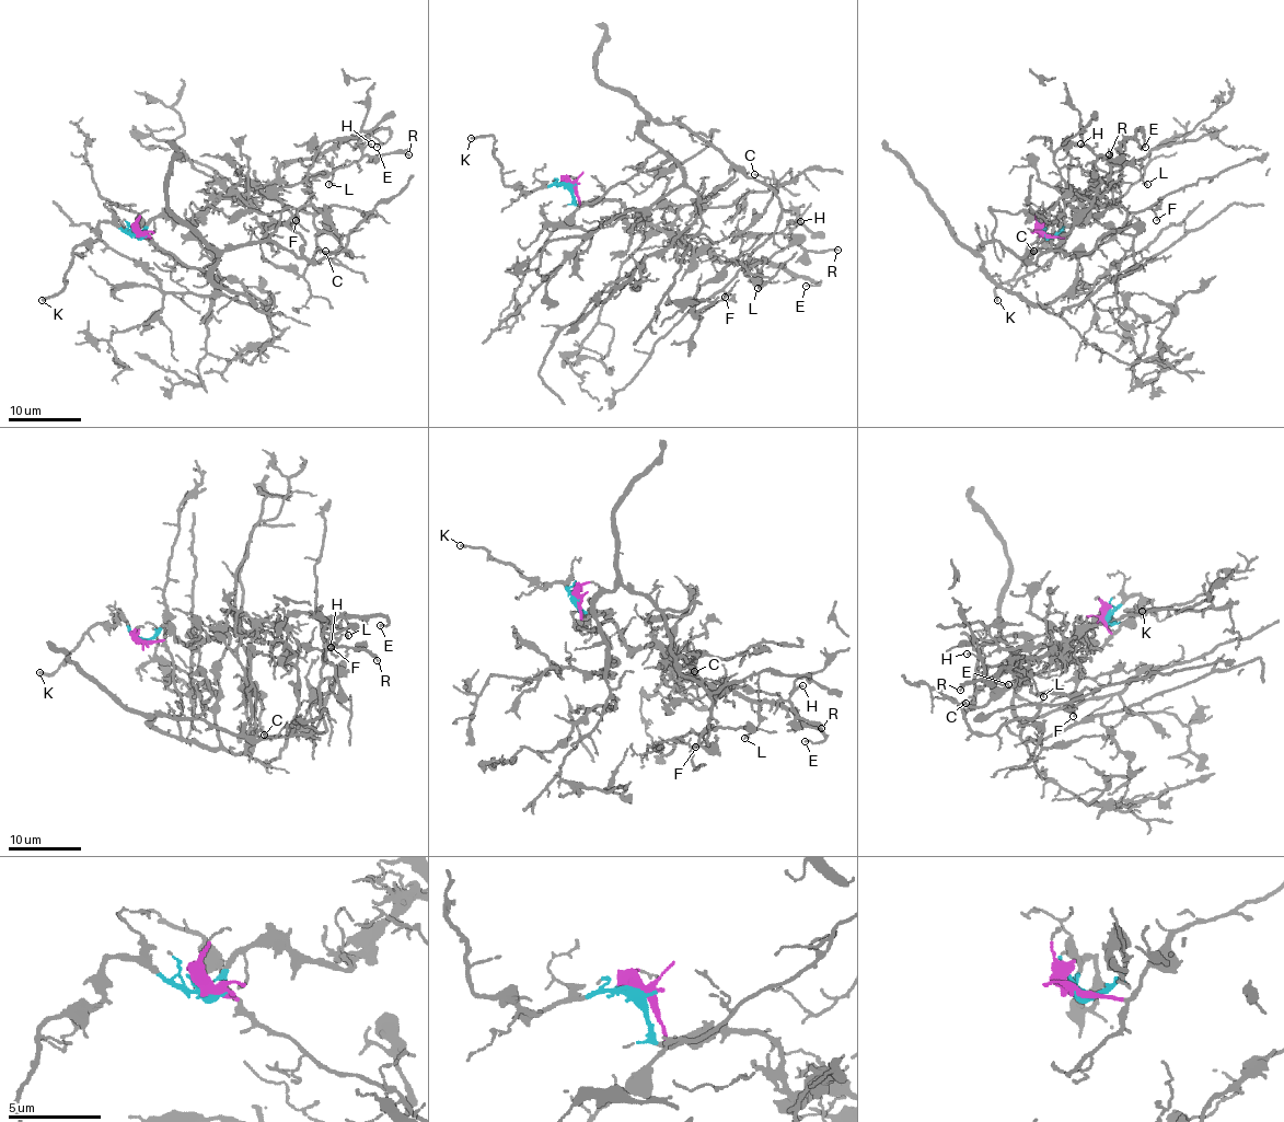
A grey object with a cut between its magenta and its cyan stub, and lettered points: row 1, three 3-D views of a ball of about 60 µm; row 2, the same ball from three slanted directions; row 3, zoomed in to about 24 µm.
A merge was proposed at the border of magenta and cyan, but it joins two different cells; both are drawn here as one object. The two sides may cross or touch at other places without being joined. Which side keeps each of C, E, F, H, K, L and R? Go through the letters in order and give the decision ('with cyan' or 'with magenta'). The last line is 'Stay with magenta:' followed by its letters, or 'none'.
C: with magenta
E: with cyan
F: with magenta
H: with magenta
K: with cyan
L: with cyan
R: with magenta
Stay with magenta: C, F, H, R

